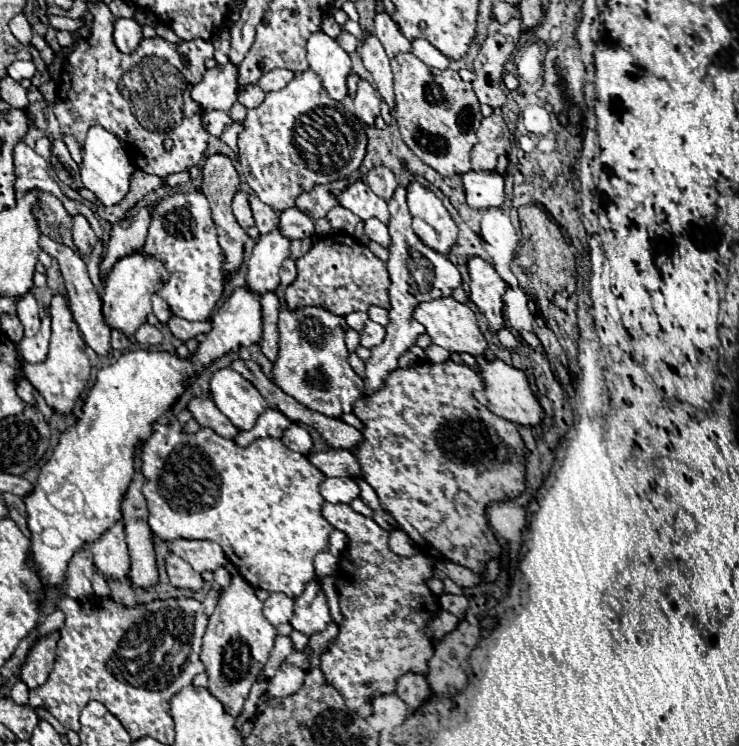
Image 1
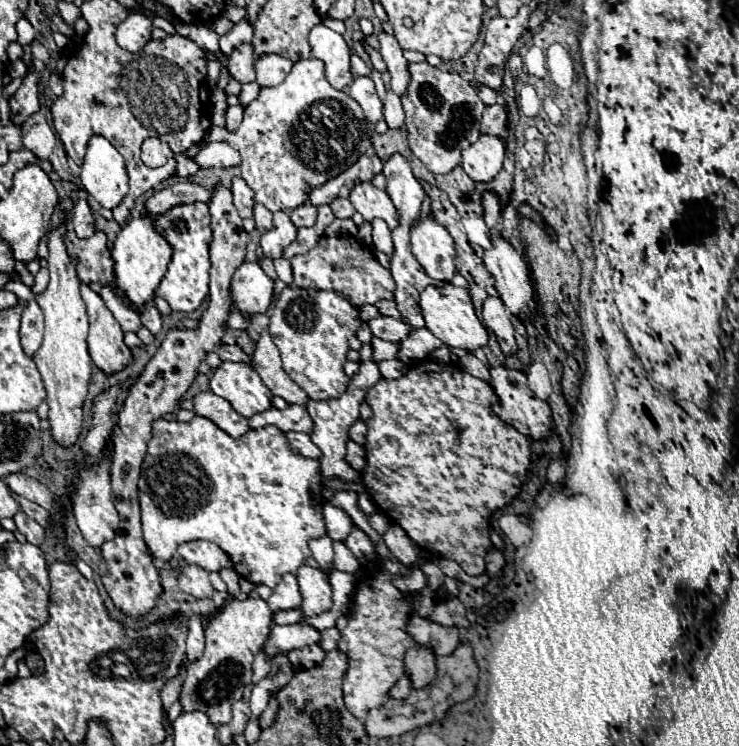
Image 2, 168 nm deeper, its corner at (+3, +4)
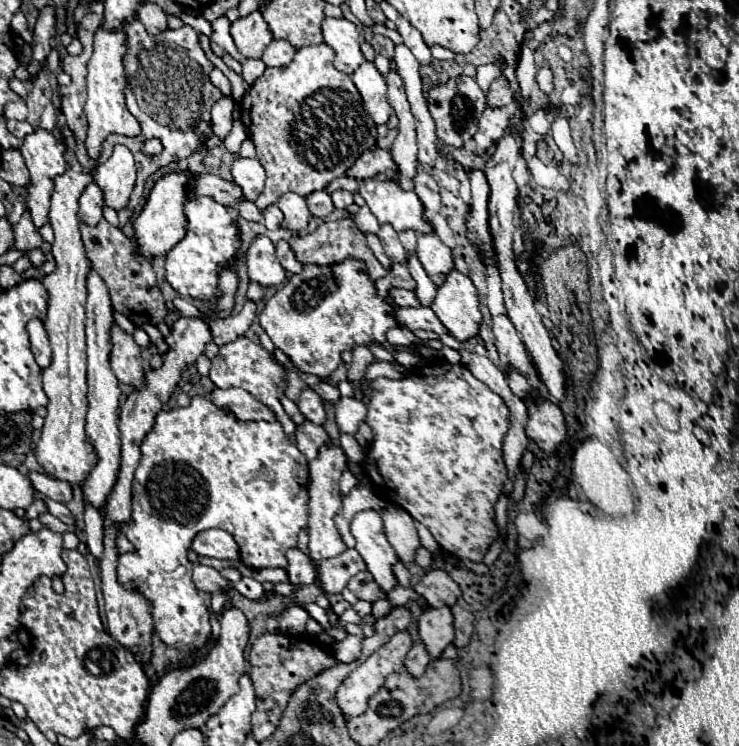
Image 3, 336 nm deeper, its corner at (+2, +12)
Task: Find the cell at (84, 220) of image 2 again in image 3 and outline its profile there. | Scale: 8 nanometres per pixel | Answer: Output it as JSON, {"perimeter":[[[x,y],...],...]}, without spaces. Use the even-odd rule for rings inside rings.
{"perimeter":[[[88,184],[84,194],[80,196],[80,220],[96,226],[102,220],[102,208],[104,208],[104,196],[102,196],[102,188],[98,188],[98,184]]]}

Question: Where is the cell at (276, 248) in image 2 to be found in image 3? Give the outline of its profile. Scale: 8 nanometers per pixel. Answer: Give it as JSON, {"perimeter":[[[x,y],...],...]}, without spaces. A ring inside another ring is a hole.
{"perimeter":[[[286,192],[280,196],[278,200],[278,208],[284,212],[284,224],[282,228],[288,228],[288,230],[304,230],[308,226],[308,220],[310,220],[310,210],[308,210],[308,204],[306,204],[306,198],[304,196],[298,196],[294,192]]]}

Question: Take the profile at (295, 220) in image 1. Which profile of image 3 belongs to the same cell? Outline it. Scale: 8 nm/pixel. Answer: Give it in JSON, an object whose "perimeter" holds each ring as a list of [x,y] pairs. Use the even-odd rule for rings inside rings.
{"perimeter":[[[326,190],[312,192],[310,196],[306,196],[306,200],[308,200],[308,208],[310,208],[312,216],[328,216],[334,210],[332,198]]]}

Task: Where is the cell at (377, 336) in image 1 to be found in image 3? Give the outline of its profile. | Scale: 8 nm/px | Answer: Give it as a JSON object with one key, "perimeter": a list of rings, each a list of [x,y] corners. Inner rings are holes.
{"perimeter":[[[418,306],[418,308],[398,308],[396,310],[396,318],[398,318],[400,326],[408,328],[408,330],[422,328],[422,330],[432,330],[438,336],[448,334],[446,326],[434,316],[432,308],[424,308],[424,306]]]}

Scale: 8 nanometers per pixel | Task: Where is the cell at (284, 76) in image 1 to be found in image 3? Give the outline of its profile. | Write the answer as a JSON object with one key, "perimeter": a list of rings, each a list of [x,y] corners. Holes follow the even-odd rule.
{"perimeter":[[[274,40],[274,42],[264,50],[262,60],[264,60],[266,66],[280,68],[280,66],[286,66],[286,64],[292,62],[294,52],[296,52],[296,48],[294,48],[290,42],[286,42],[286,40]]]}

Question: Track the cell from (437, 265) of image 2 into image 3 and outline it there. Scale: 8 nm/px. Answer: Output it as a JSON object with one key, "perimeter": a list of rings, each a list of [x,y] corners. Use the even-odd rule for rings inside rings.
{"perimeter":[[[418,234],[416,256],[436,286],[442,286],[448,272],[454,270],[452,252],[436,234]]]}

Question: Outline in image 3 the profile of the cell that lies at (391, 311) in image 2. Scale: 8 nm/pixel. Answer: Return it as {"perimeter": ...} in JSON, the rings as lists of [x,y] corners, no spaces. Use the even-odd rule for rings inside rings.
{"perimeter":[[[394,288],[390,290],[390,294],[394,296],[394,300],[400,304],[400,306],[418,306],[418,298],[412,290],[402,290],[402,288]]]}

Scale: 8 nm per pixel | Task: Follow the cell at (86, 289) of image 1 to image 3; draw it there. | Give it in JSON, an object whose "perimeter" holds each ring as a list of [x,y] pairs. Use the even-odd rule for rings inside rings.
{"perimeter":[[[118,326],[112,328],[112,356],[110,356],[110,366],[116,374],[116,378],[122,384],[128,384],[136,390],[144,388],[144,360],[140,356],[140,348],[134,342],[132,336],[124,334]]]}

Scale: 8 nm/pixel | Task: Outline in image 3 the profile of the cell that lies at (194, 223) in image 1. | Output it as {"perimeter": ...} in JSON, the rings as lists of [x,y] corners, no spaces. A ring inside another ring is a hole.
{"perimeter":[[[196,196],[192,200],[188,200],[188,204],[184,208],[184,214],[188,218],[188,232],[166,254],[166,280],[180,296],[190,296],[194,300],[214,300],[214,298],[218,298],[222,294],[220,288],[218,288],[218,274],[224,268],[232,268],[234,266],[234,260],[238,256],[238,250],[240,250],[240,230],[238,230],[236,218],[234,218],[230,208],[218,204],[210,196]]]}

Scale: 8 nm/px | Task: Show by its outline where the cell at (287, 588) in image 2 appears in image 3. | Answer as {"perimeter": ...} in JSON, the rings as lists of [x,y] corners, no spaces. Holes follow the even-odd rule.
{"perimeter":[[[290,548],[290,552],[286,552],[288,558],[288,576],[292,584],[314,584],[314,568],[310,564],[310,558],[298,548]]]}

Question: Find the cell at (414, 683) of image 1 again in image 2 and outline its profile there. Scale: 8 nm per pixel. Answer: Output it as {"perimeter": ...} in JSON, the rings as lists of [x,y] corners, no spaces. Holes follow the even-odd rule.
{"perimeter":[[[425,646],[411,648],[405,654],[405,672],[409,672],[413,688],[427,688],[437,678],[435,654]]]}

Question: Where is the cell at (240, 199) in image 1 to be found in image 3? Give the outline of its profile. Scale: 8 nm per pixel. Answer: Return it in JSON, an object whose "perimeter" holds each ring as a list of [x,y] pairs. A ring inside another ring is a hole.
{"perimeter":[[[236,158],[232,166],[234,182],[244,190],[246,200],[256,200],[264,188],[266,170],[256,158]]]}

